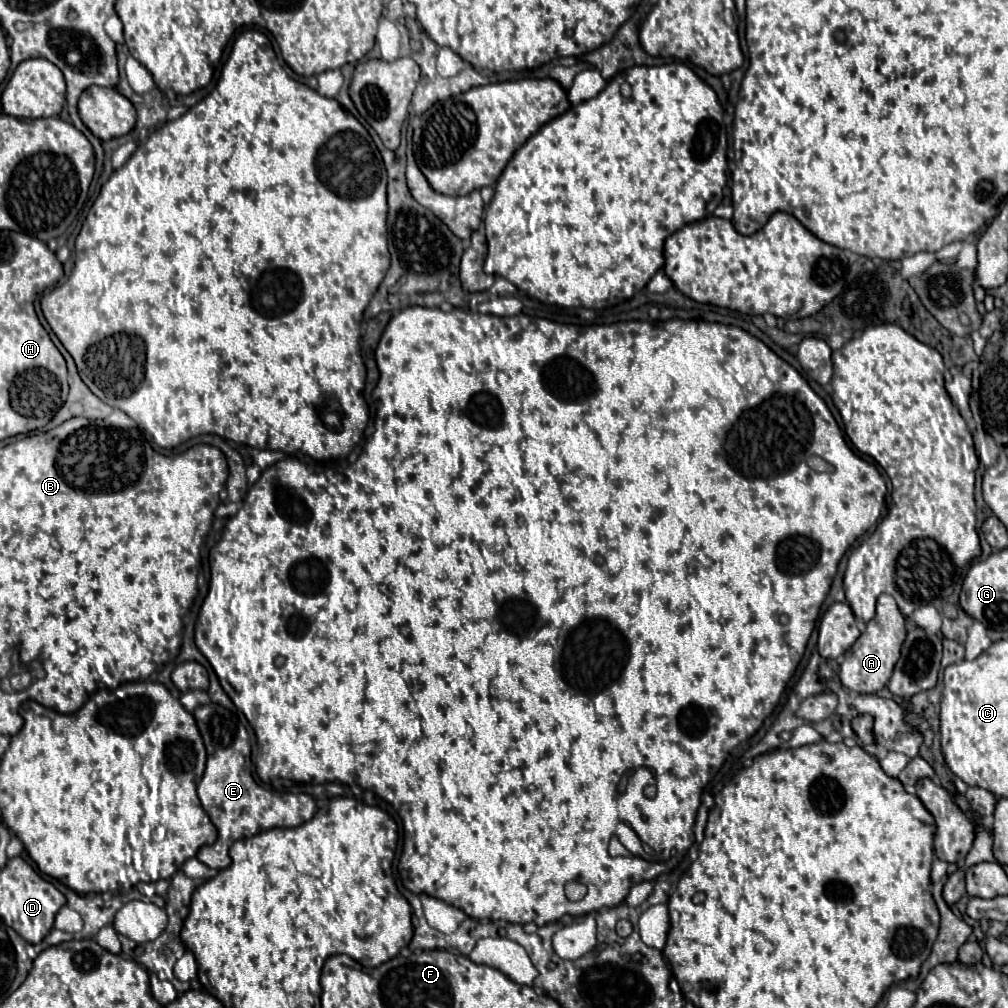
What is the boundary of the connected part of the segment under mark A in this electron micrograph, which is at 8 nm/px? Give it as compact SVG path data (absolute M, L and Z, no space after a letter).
M880 595L876 603L876 617L866 623L866 629L858 641L844 653L844 663L840 665L840 681L846 689L856 693L878 693L890 679L894 663L900 657L900 647L906 637L904 615L898 611L896 601L890 595Z

